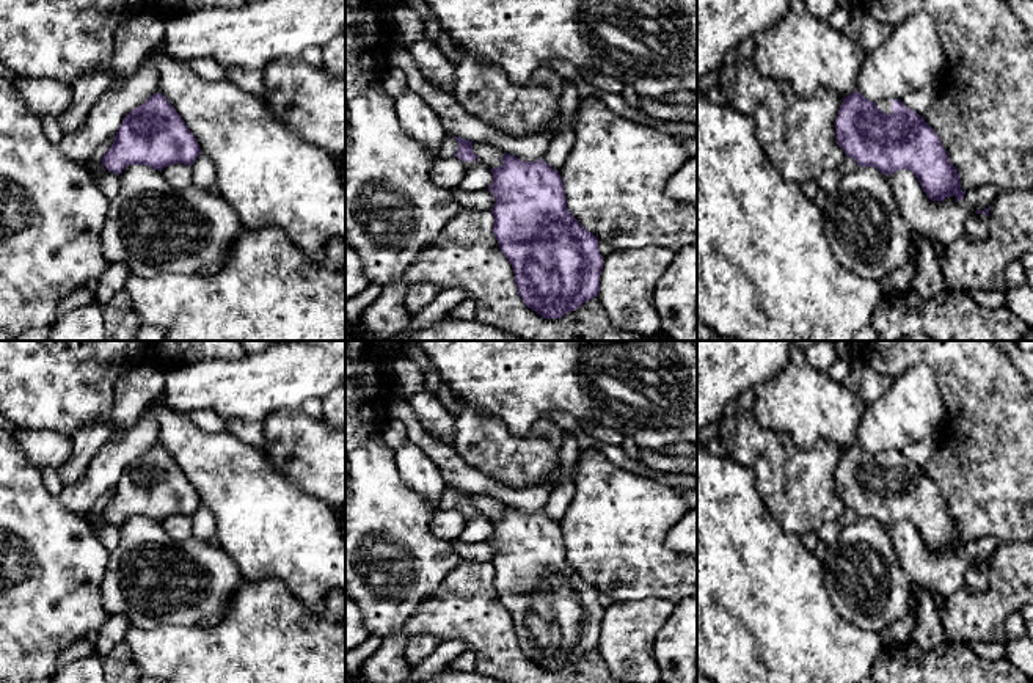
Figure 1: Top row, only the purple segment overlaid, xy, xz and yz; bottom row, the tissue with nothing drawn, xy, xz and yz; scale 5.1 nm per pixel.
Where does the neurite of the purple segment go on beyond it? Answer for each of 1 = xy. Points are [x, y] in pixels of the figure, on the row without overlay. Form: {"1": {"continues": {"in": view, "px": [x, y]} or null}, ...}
{"1": {"continues": null}}

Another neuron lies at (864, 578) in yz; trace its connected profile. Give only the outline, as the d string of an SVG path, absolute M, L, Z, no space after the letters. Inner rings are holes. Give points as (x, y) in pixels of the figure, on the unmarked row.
M874 518L843 526L821 562L832 603L857 628L881 631L909 614L914 583Z

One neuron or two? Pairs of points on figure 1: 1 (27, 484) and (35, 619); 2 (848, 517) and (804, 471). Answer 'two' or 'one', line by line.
1: one
2: two

